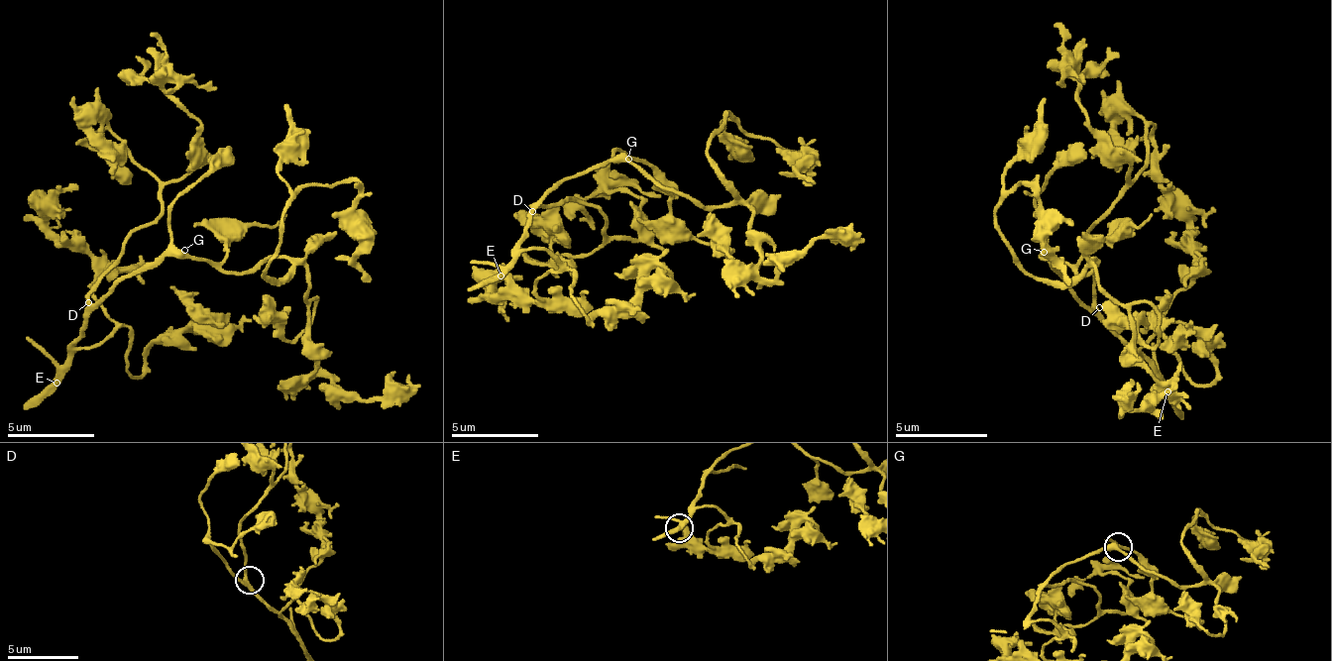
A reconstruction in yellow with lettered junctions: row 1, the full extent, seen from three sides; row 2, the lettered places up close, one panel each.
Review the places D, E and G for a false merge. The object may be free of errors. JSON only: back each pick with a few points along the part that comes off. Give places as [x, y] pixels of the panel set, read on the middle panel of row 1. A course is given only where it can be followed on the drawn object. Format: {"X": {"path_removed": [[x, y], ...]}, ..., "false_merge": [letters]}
{"false_merge": []}

